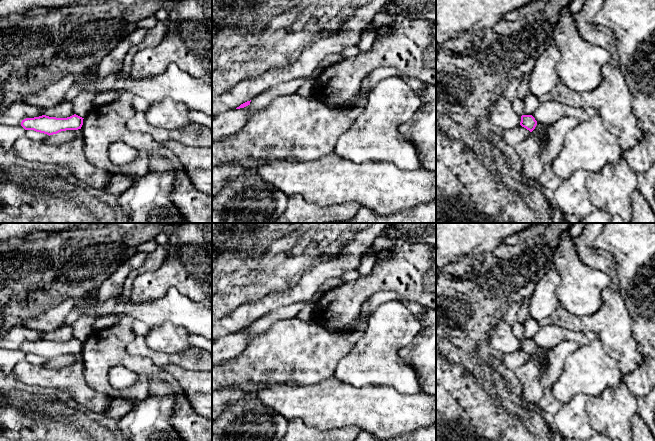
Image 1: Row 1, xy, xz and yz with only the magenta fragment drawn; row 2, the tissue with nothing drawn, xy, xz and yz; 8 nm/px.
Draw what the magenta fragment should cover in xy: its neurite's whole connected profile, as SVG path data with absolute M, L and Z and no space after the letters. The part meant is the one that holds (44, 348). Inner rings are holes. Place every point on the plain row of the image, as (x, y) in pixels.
M76 338L67 342L56 342L42 339L22 344L21 350L25 354L34 354L50 360L61 355L81 353L83 343L84 342Z

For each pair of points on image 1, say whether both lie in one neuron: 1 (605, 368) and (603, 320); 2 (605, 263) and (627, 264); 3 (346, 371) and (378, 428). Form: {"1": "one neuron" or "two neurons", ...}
{"1": "two neurons", "2": "two neurons", "3": "two neurons"}

